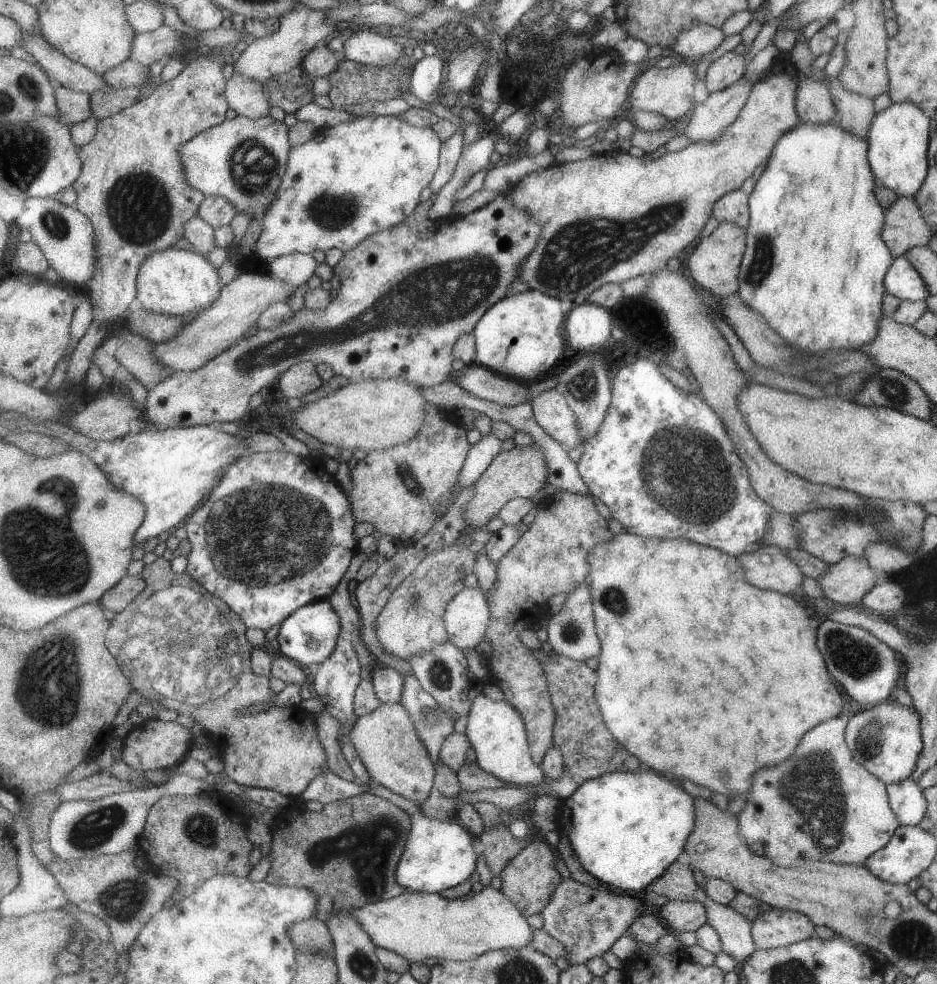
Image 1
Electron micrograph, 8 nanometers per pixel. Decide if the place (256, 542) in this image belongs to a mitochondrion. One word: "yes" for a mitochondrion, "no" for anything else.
yes

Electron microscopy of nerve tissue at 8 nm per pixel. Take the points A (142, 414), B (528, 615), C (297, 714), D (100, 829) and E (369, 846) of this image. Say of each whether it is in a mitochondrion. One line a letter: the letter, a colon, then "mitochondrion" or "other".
A: other
B: other
C: other
D: mitochondrion
E: mitochondrion

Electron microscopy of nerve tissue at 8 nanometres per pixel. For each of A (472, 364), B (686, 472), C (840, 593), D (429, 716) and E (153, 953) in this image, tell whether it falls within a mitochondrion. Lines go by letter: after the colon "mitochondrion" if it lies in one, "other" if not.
A: other
B: mitochondrion
C: other
D: mitochondrion
E: other

